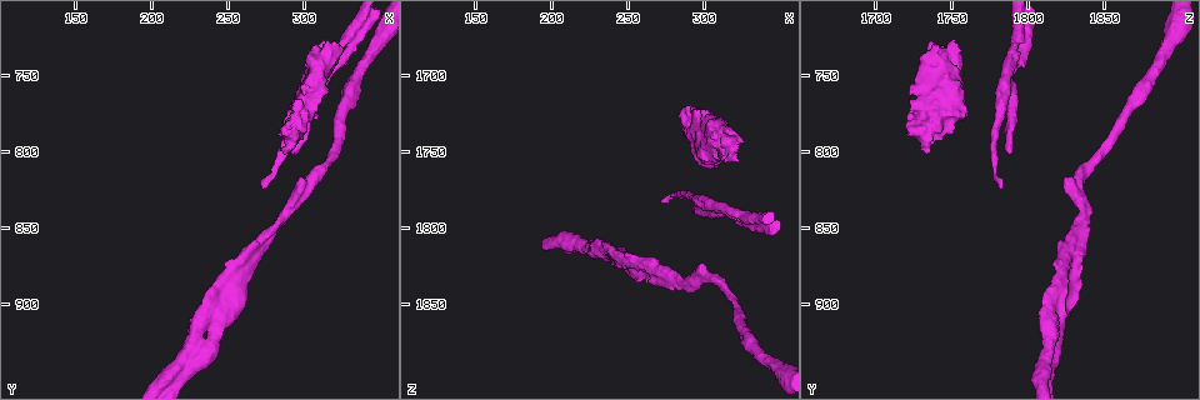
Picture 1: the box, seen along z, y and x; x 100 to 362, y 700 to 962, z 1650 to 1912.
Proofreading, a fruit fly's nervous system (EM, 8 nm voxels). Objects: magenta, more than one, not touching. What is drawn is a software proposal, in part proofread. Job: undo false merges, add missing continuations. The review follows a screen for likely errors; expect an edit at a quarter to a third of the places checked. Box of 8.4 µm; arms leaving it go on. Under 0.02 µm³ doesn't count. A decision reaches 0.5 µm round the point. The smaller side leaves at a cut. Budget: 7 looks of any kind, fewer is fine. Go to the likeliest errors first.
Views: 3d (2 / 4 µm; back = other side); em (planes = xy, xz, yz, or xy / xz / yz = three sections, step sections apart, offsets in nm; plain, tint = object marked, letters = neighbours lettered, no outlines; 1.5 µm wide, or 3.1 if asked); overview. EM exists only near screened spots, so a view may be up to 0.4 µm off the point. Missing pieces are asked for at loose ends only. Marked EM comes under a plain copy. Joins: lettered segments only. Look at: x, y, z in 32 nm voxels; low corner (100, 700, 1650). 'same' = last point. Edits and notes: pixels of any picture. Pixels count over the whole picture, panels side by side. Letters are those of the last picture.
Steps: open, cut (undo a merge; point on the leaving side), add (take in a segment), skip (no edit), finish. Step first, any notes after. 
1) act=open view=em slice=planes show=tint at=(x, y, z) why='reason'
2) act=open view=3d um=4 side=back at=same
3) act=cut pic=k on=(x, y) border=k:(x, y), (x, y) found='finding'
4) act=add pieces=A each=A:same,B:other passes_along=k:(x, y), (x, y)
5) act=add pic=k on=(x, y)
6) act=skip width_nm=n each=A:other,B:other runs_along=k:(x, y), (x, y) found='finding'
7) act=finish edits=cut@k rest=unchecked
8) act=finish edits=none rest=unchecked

act=open view=3d um=2 at=(306, 774, 1758)

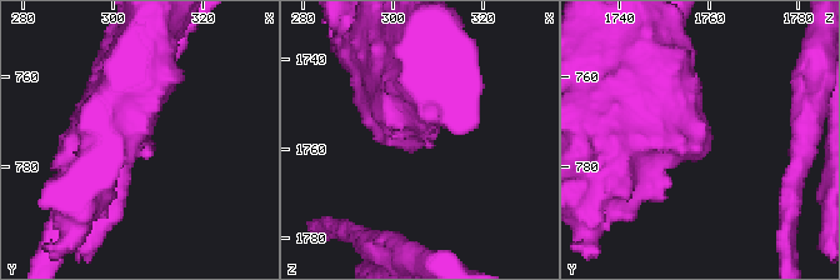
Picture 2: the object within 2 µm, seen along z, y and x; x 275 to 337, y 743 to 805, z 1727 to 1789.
act=open view=em slice=planes show=tint at=(308, 775, 1759)

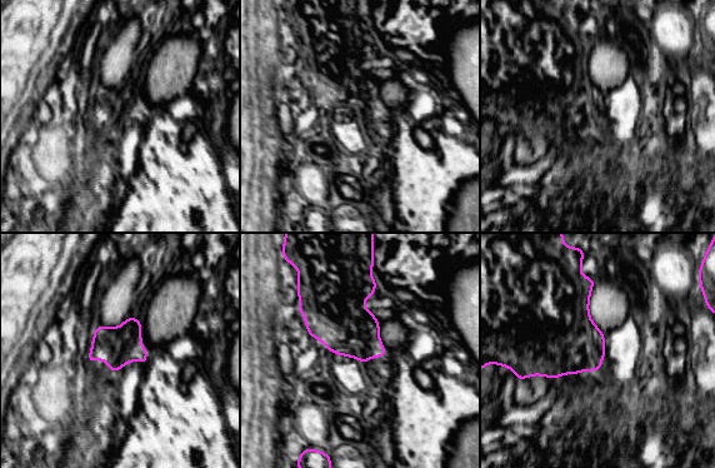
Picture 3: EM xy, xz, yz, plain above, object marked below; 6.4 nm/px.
act=open view=em slice=planes show=letters at=same why='see the neighbours'

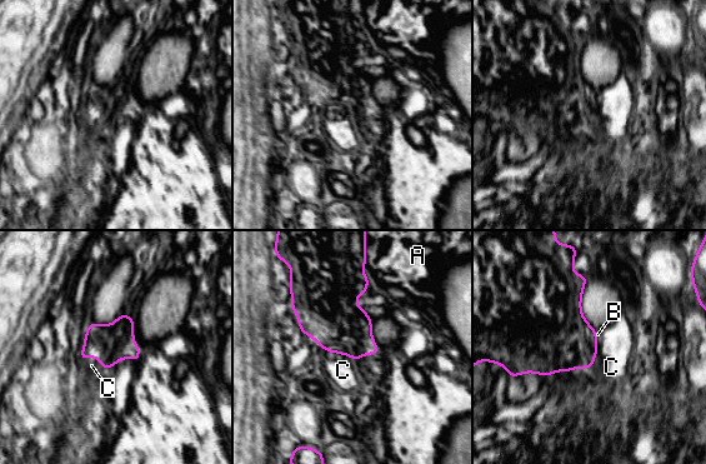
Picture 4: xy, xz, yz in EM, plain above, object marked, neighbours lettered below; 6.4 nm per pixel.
act=skip longest_contact=C:220nm each=A:other,B:other,C:other border=4:(325, 350), (346, 354), (357, 362) found='no lettered segment goes on from it'

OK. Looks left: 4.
act=open view=em slice=xy step=4 show=letters at=(274, 824, 1782) why='an open end'

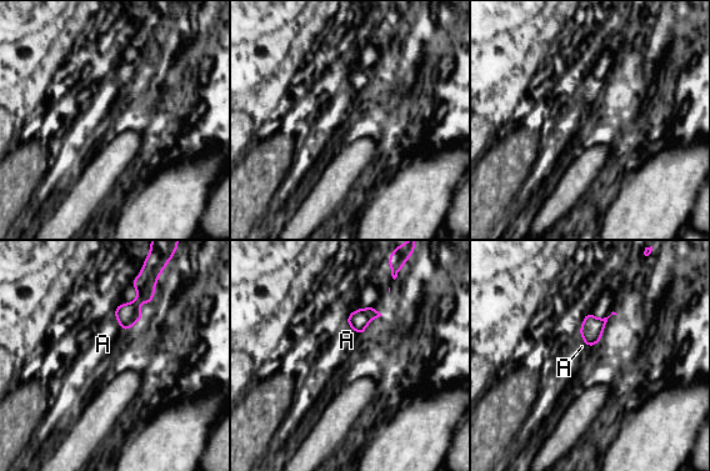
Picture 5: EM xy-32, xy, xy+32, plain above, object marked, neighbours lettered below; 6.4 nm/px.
act=open view=em slice=planes show=letters at=same why='cut it another way'

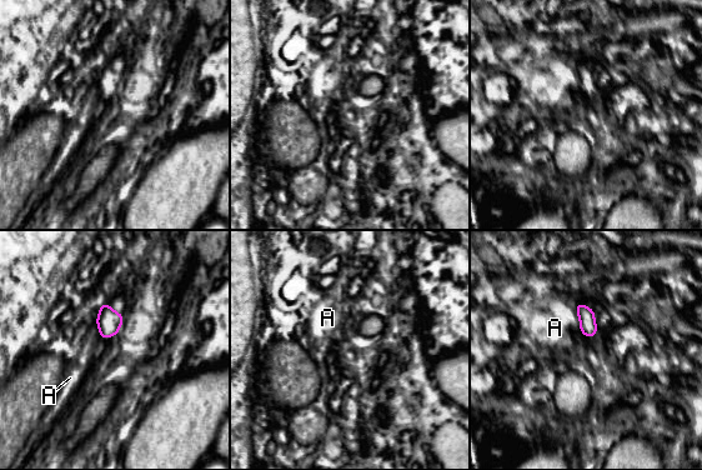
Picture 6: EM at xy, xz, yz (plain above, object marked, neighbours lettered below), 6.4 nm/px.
act=skip width_nm=110 each=A:other border=6:(573, 304), (582, 334) found='none of them fits'

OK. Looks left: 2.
act=open view=em slice=xz step=8 show=tint at=(276, 854, 1830) why='arms part here'

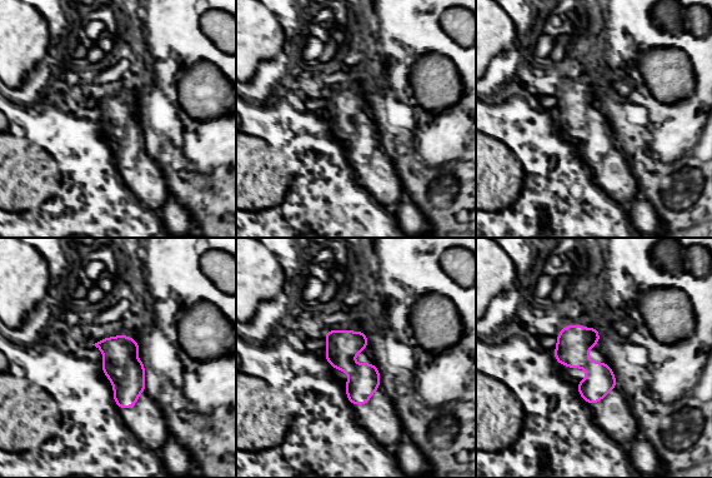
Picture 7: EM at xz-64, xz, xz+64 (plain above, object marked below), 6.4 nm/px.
act=open view=em slice=planes show=letters at=same why='another direction'

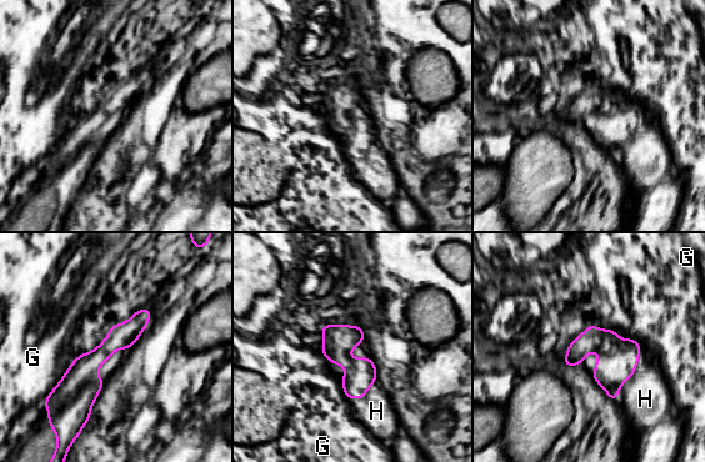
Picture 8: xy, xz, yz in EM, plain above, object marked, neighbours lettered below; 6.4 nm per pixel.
act=cut pic=8 on=(83, 370) each=G:other,H:other border=8:(95, 376), (69, 401), (51, 413) found='two neurons meet here'

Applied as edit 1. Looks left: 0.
act=finish edits=cut@8 rest=unchecked

